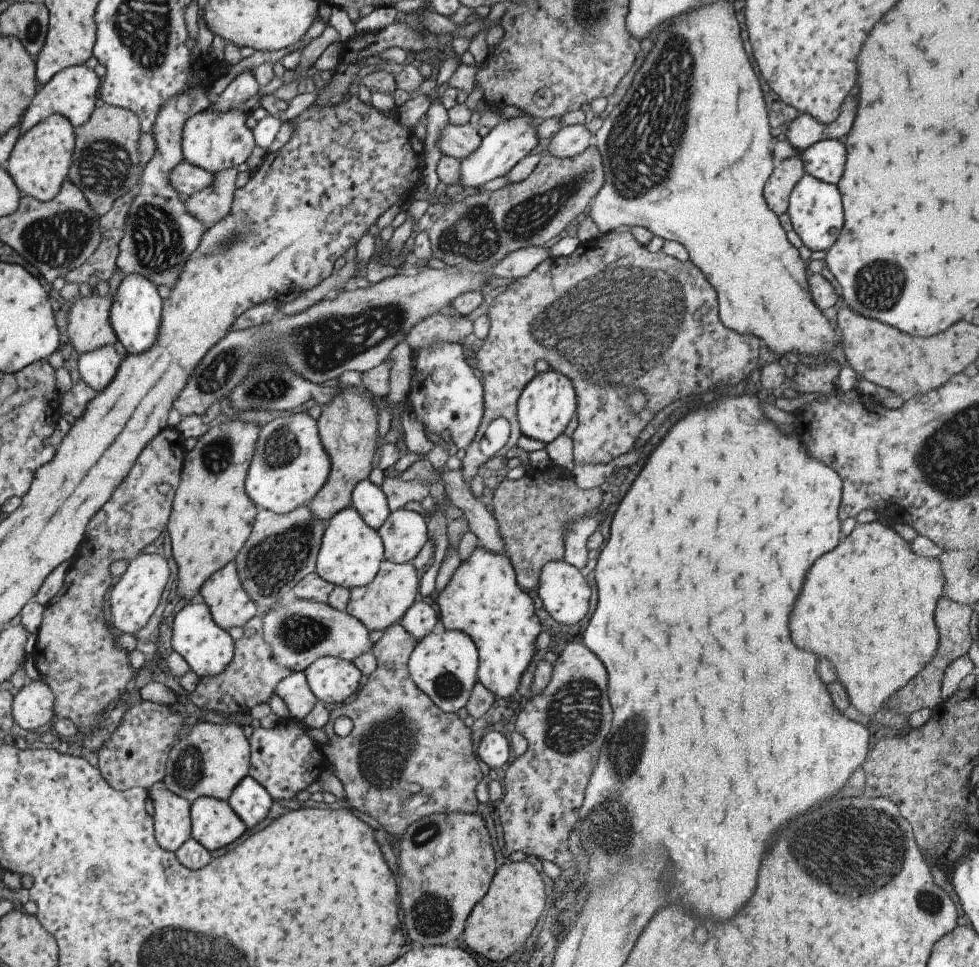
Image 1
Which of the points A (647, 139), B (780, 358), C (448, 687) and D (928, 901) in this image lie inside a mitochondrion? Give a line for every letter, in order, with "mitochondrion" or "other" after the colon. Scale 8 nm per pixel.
A: mitochondrion
B: other
C: mitochondrion
D: mitochondrion

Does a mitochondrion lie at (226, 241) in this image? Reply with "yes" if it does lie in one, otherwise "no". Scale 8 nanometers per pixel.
yes

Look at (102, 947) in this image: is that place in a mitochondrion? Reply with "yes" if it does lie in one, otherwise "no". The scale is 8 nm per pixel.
no

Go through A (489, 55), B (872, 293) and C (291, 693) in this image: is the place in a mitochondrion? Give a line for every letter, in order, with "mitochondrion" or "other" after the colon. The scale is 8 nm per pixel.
A: other
B: mitochondrion
C: other

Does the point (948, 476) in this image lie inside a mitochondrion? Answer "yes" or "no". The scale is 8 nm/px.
yes

